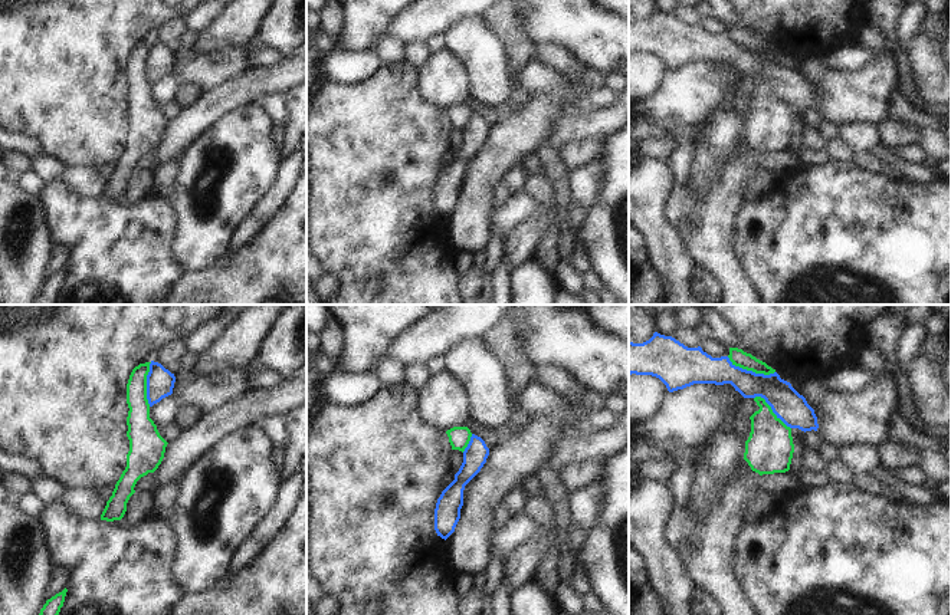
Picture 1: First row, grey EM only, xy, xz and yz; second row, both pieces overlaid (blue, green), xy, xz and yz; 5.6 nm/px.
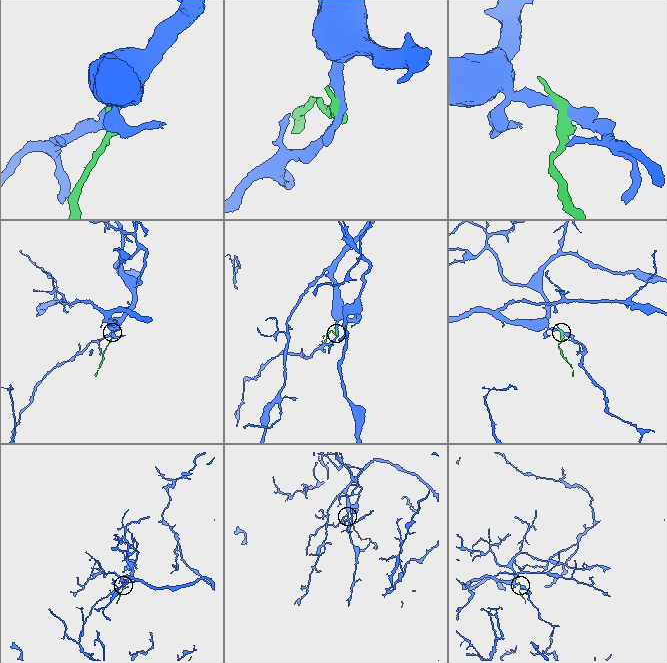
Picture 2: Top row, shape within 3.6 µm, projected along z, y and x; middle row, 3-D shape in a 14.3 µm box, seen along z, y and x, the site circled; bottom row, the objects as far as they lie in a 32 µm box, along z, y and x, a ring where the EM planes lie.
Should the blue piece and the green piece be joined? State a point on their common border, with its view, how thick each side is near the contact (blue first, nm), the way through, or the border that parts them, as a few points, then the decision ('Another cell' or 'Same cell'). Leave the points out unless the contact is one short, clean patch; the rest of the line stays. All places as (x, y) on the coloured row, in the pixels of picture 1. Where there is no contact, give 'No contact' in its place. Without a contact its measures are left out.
Touches blue at yz (751, 371). Thickness 170 nm (blue) against 90 nm. Another cell

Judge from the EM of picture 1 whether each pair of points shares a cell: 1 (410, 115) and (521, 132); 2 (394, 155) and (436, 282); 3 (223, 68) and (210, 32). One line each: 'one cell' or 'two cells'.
1: two cells
2: one cell
3: two cells

